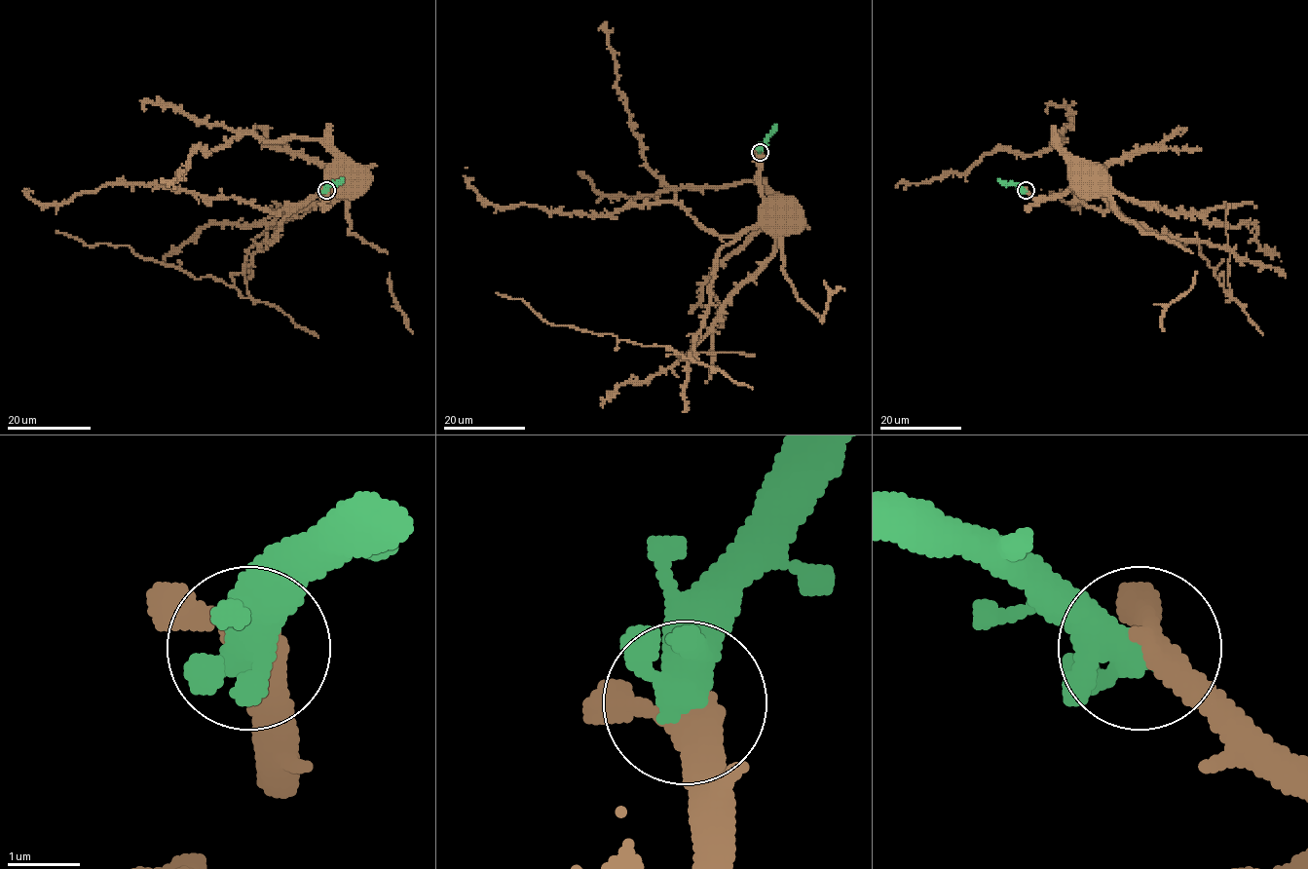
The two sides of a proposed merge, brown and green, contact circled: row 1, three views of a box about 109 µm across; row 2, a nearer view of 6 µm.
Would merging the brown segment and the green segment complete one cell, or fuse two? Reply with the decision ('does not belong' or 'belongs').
belongs

